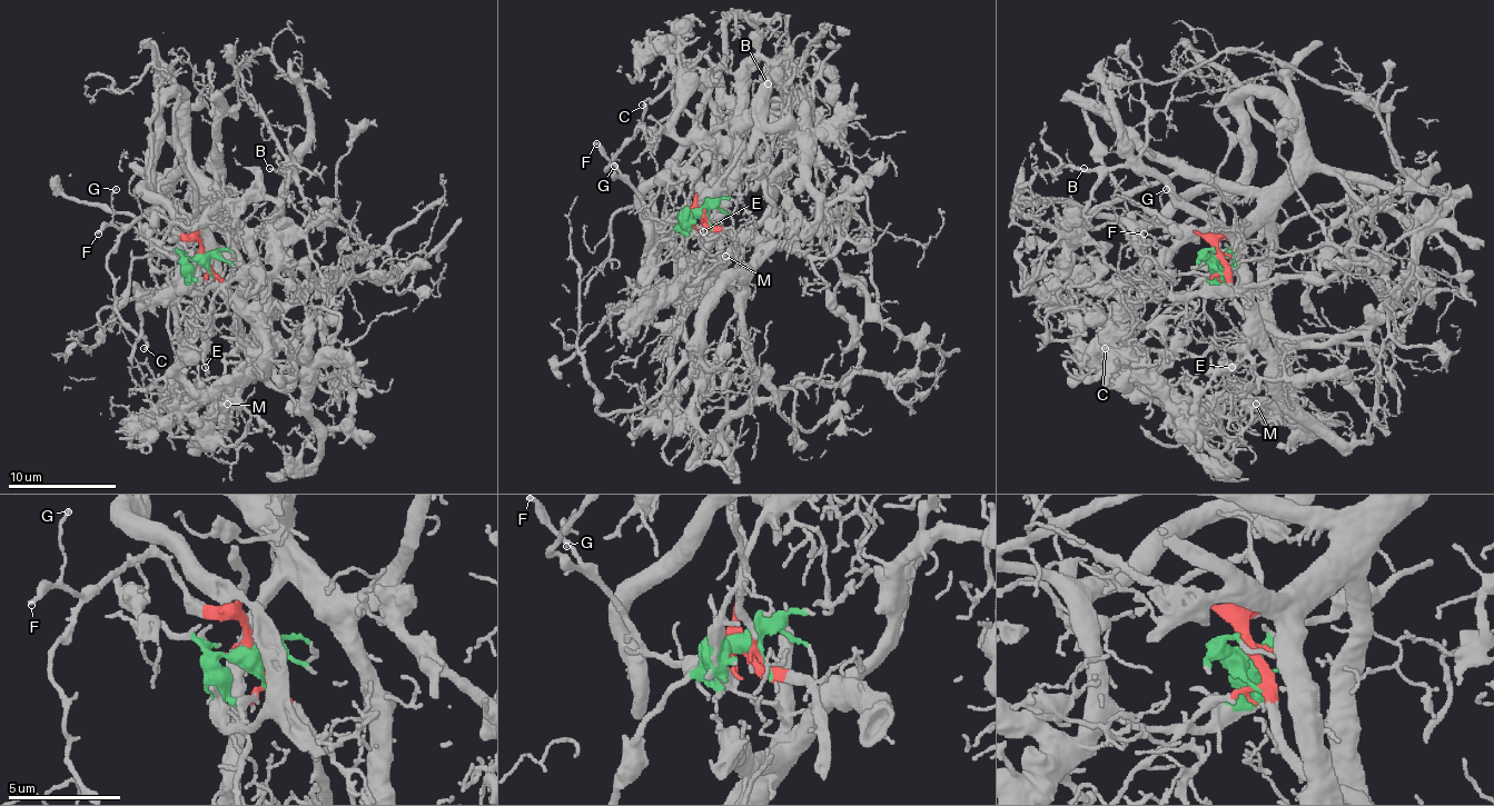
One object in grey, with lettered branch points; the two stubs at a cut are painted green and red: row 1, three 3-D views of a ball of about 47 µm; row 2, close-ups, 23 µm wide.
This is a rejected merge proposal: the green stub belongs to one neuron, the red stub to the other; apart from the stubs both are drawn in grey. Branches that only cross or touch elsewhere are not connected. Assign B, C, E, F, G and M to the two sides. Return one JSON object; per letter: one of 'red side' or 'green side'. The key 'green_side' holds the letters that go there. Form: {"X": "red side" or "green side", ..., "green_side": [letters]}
{"B": "green side", "C": "red side", "E": "green side", "F": "red side", "G": "red side", "M": "green side", "green_side": ["B", "E", "M"]}

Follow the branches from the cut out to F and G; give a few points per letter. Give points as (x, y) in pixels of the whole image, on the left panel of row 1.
F: (203, 256), (203, 248), (193, 237), (181, 237), (157, 210), (121, 229), (105, 226), (97, 235)
G: (203, 256), (195, 240), (181, 237), (159, 212), (146, 212), (121, 229), (114, 220), (110, 193), (116, 188)

